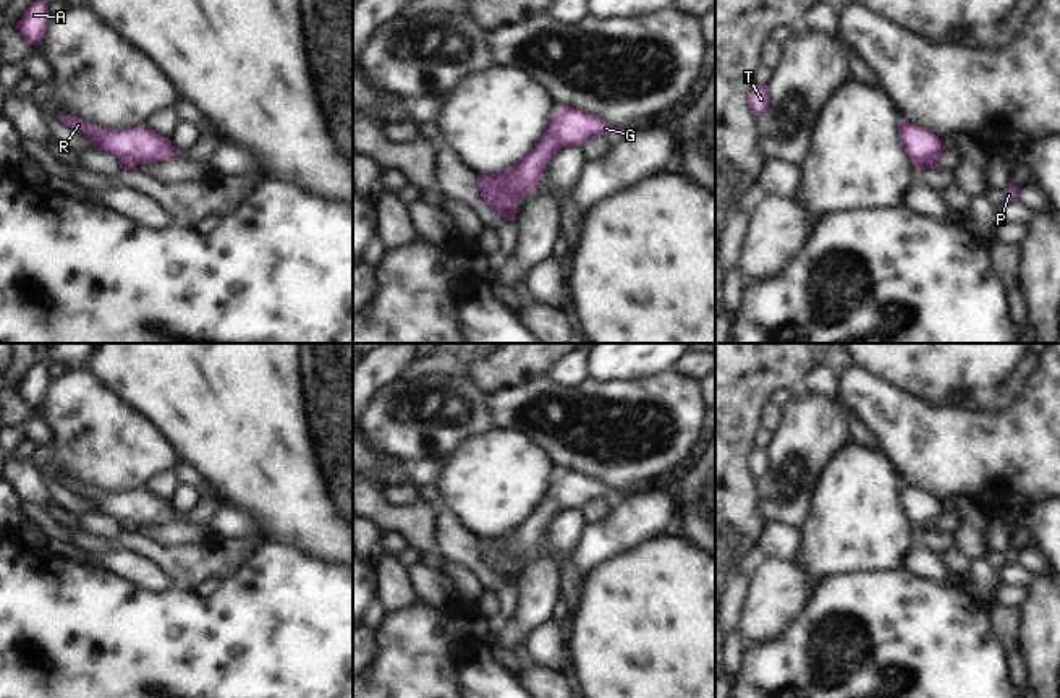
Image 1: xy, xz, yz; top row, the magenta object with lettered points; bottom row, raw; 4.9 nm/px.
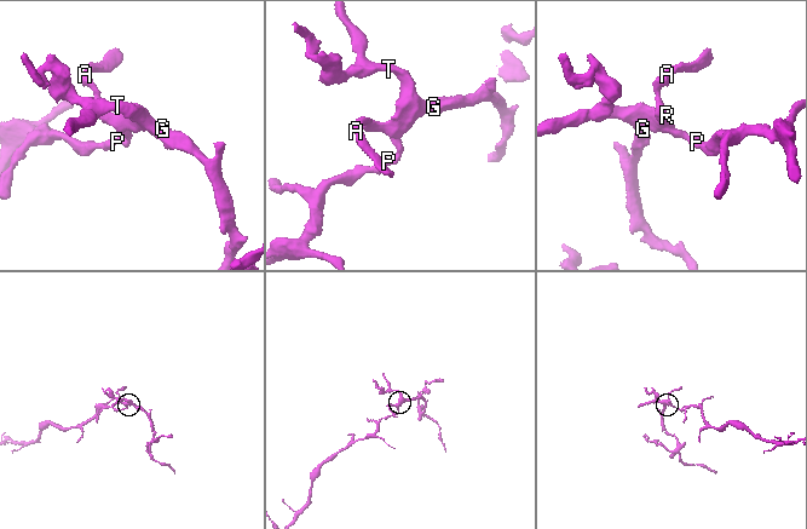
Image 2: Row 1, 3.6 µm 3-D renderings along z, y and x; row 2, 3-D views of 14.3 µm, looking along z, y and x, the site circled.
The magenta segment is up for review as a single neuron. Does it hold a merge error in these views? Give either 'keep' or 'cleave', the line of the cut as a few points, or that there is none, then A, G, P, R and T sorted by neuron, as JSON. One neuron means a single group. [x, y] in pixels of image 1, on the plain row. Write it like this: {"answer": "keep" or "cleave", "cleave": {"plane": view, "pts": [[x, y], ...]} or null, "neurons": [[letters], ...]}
{"answer": "cleave", "cleave": {"plane": "xz", "pts": [[481, 553], [487, 551], [494, 557], [494, 564], [513, 578]]}, "neurons": [["A", "G", "R", "T"], ["P"]]}

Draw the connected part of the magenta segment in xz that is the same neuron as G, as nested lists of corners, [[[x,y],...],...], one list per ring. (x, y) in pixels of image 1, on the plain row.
[[[562,468],[549,481],[549,487],[532,513],[503,534],[477,538],[479,551],[481,554],[489,551],[495,557],[495,567],[516,578],[518,562],[534,552],[552,520],[560,512],[581,510],[596,497],[617,499],[612,487],[600,479]]]

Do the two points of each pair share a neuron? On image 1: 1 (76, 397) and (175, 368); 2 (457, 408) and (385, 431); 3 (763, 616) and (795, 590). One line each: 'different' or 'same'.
1: different
2: same
3: same

